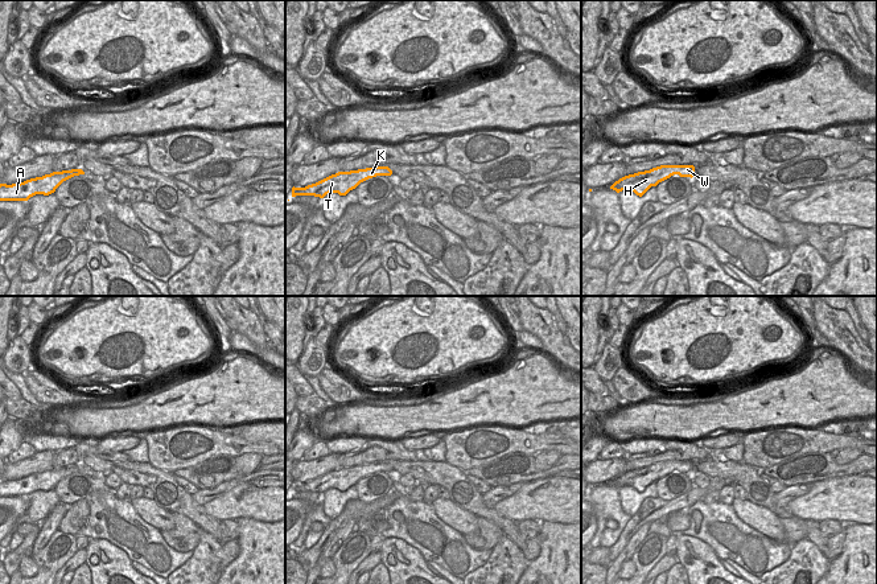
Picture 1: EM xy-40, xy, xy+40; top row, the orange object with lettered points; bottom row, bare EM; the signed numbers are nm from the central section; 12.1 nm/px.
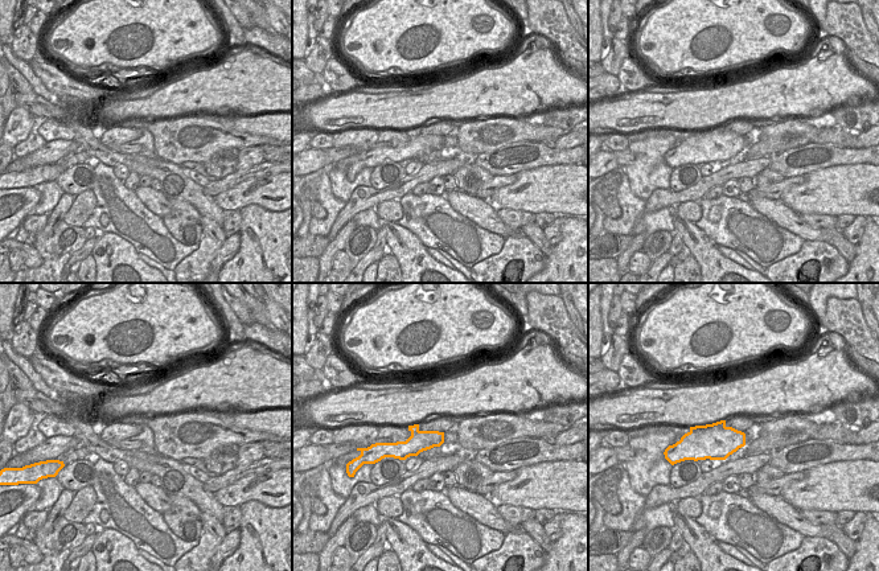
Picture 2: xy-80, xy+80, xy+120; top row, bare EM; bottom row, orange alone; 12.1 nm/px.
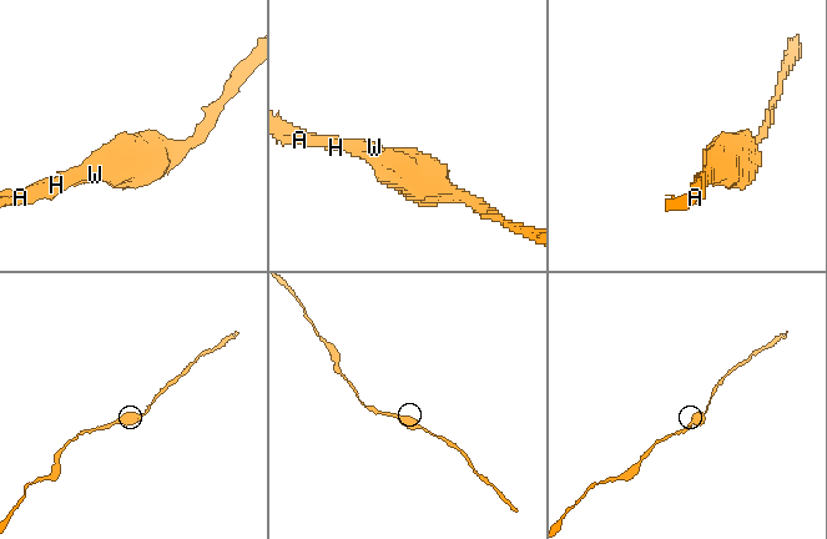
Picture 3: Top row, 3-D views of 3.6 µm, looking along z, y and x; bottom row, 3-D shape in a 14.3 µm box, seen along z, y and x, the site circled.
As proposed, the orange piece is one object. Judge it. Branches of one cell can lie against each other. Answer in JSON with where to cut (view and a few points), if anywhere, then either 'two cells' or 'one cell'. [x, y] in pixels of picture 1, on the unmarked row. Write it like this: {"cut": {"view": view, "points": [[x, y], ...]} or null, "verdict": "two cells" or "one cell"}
{"cut": null, "verdict": "one cell"}

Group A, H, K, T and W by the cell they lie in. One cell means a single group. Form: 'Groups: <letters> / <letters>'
Groups: A H K T W.

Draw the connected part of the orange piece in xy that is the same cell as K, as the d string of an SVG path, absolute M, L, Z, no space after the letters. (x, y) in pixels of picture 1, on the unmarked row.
M372 462L350 468L338 468L305 484L293 482L292 493L314 492L324 494L329 489L338 489L339 492L346 492L350 486L355 485L361 478L368 474L391 470L392 466L388 462Z

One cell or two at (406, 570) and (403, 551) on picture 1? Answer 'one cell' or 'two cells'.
one cell

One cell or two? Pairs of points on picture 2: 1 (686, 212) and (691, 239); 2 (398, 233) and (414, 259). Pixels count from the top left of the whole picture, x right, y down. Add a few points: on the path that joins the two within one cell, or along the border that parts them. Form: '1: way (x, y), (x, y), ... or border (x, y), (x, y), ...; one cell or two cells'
1: border (674, 206), (680, 217), (694, 224); two cells
2: way (399, 239), (410, 253); one cell

